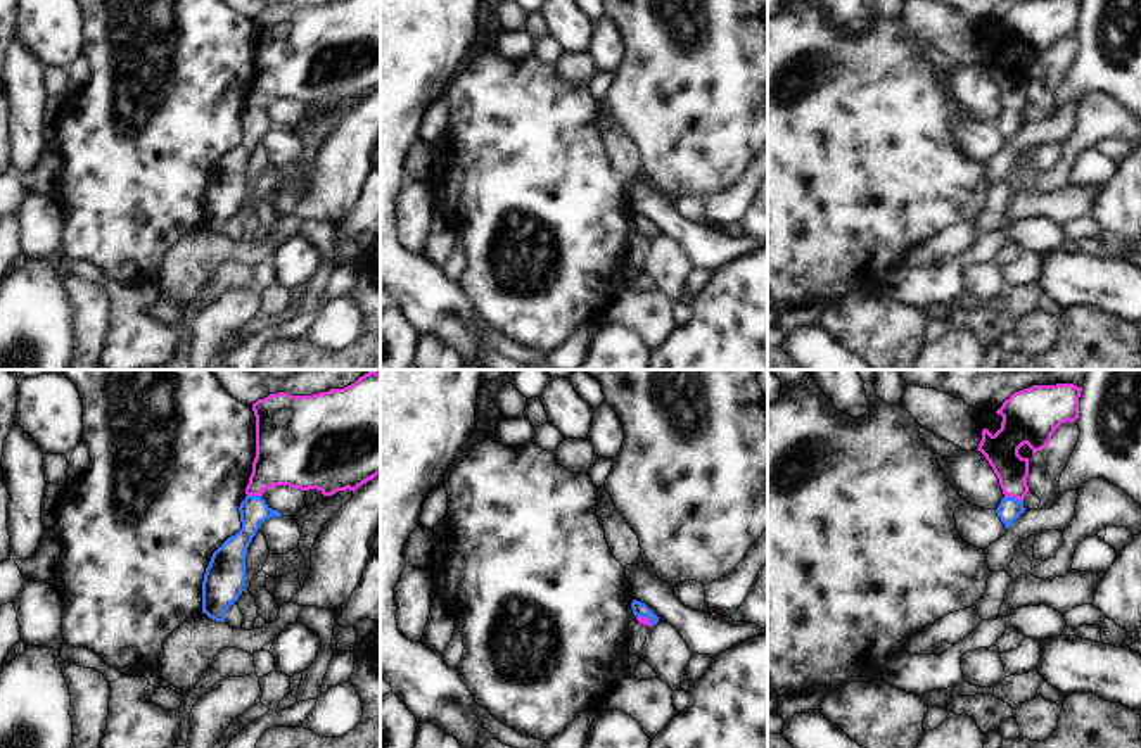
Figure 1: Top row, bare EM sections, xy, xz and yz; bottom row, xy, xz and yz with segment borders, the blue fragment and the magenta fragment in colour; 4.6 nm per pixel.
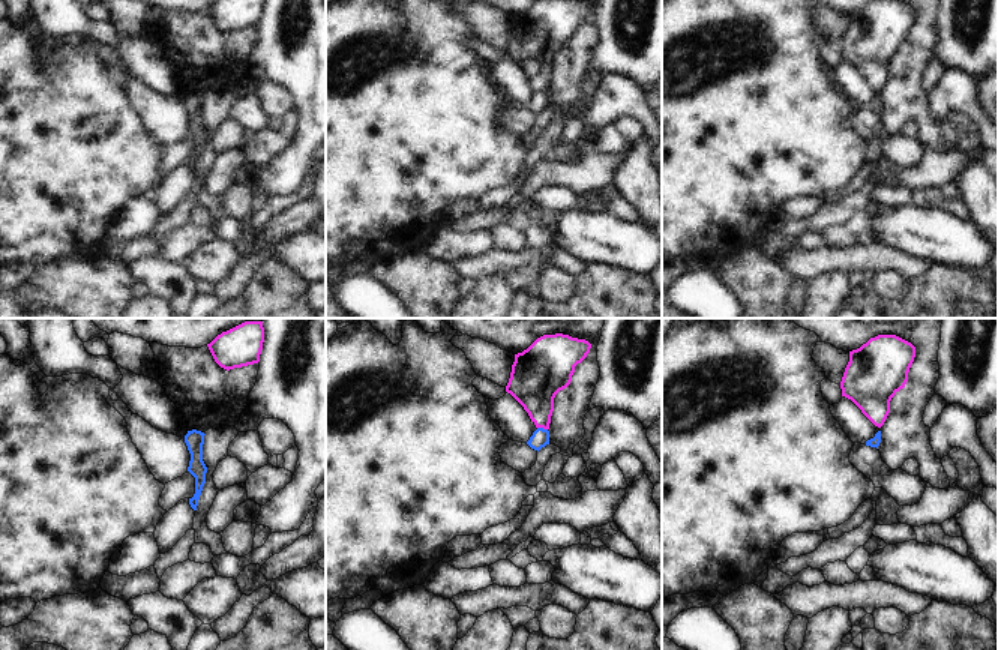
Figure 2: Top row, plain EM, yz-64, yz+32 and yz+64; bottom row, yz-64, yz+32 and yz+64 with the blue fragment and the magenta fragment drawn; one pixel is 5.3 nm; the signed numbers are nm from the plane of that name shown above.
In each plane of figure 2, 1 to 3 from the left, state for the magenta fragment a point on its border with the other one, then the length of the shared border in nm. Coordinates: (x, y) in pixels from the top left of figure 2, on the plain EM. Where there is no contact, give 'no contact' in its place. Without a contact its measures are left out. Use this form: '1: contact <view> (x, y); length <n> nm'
1: no contact
2: contact yz+32 (542, 92); length 60 nm
3: no contact

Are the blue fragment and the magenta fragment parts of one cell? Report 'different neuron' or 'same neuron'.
same neuron

